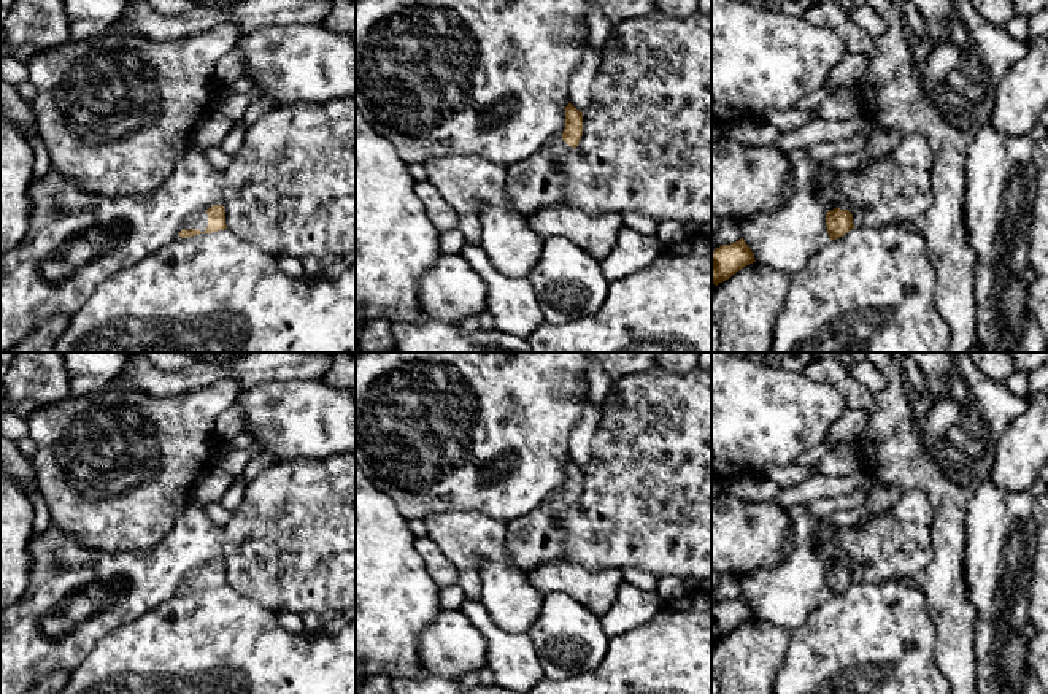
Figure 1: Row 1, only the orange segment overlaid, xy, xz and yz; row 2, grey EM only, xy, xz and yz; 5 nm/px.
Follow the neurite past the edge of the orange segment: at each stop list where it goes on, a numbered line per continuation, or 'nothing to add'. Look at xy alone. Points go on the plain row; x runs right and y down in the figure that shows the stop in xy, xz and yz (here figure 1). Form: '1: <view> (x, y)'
1: xy (199, 575)

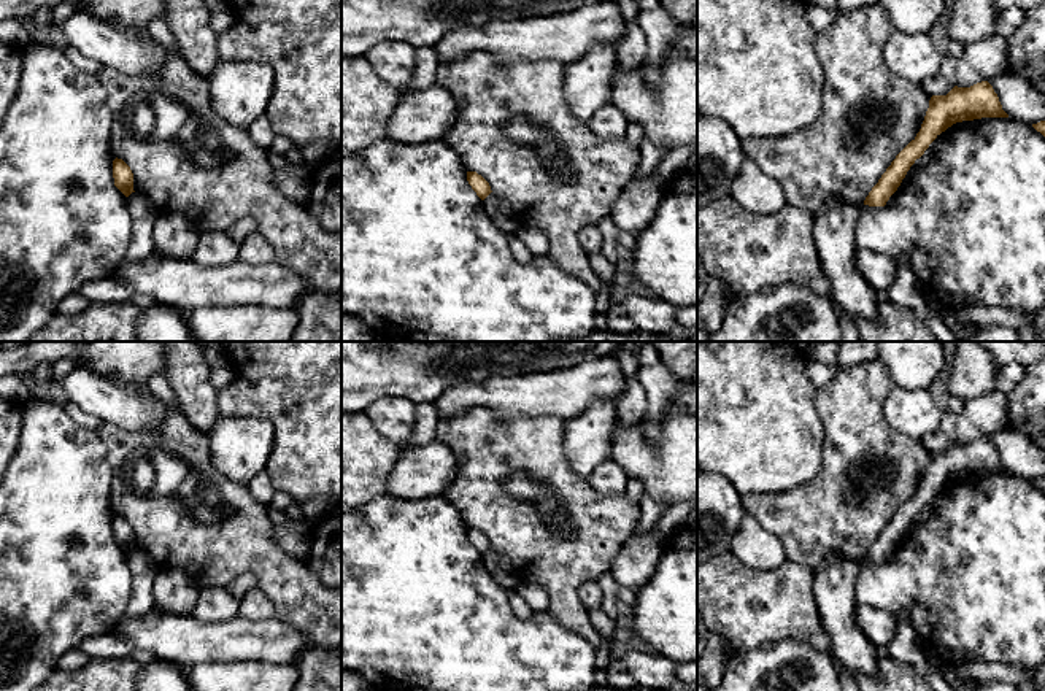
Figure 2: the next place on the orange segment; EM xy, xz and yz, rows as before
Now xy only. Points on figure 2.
nothing to add

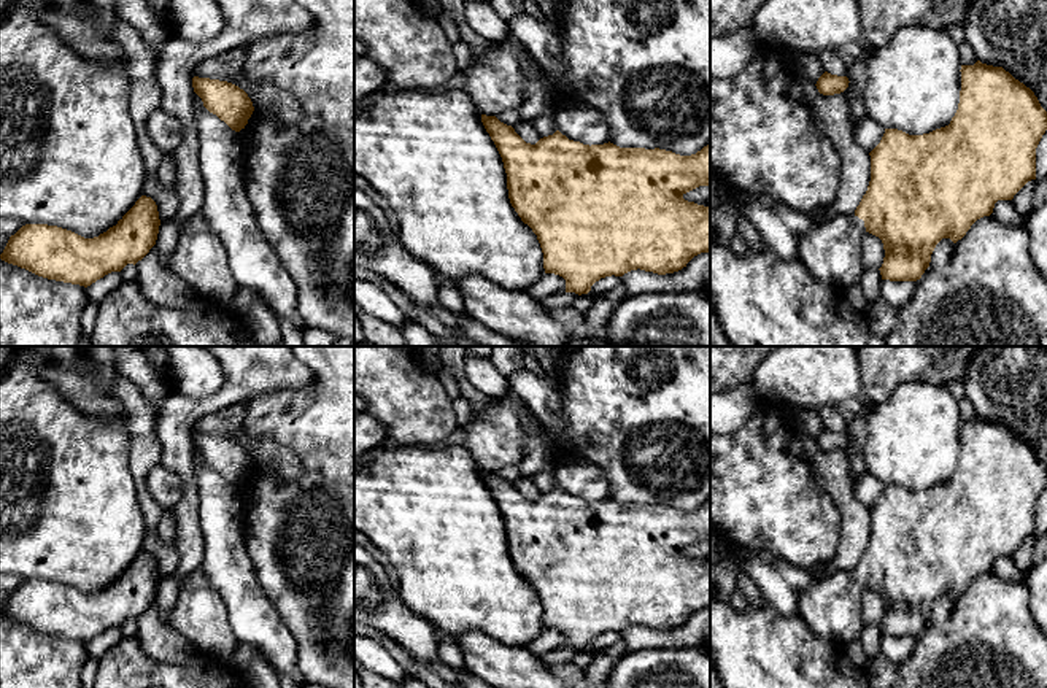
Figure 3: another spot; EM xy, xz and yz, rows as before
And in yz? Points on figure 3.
1: yz (831, 606)

